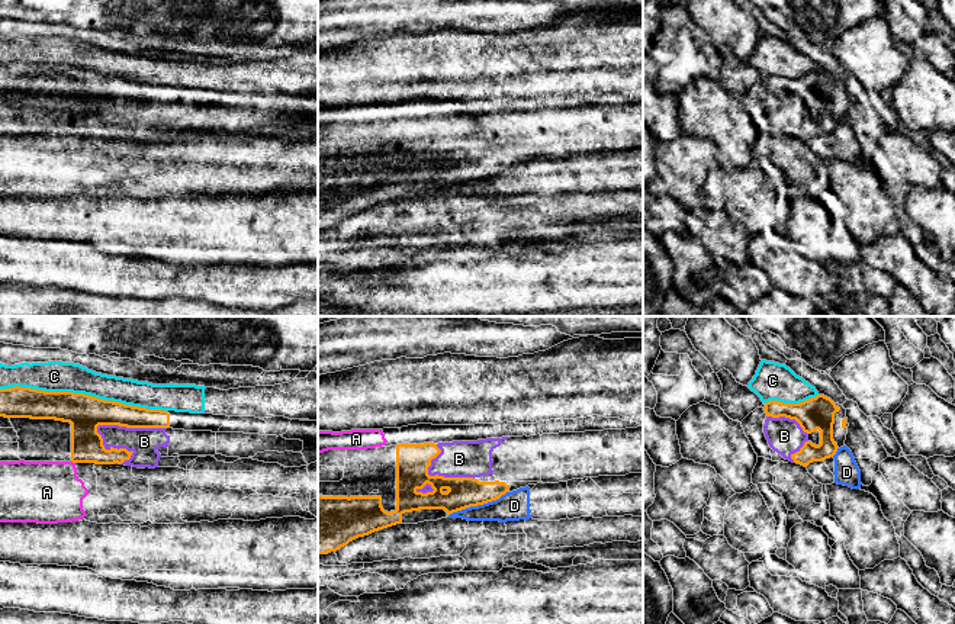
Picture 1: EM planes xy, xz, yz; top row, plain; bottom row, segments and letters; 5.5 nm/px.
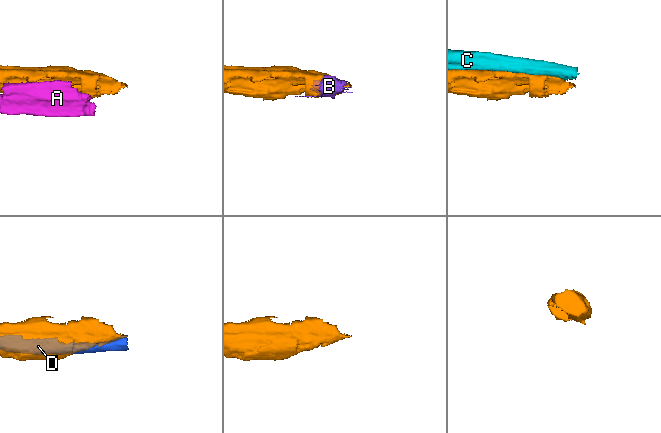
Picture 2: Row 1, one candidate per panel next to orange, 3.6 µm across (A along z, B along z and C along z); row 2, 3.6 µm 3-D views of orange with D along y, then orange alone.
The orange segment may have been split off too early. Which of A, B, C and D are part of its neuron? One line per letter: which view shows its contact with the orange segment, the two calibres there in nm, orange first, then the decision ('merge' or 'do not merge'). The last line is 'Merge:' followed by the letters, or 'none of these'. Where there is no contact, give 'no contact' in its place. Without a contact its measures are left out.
A: contact in xy; calibres 180 and 360 nm; do not merge
B: contact in xy; calibres 190 and 160 nm; merge
C: contact in xy; calibres 200 and 180 nm; do not merge
D: contact in xz; calibres 180 and 160 nm; do not merge
Merge: B

